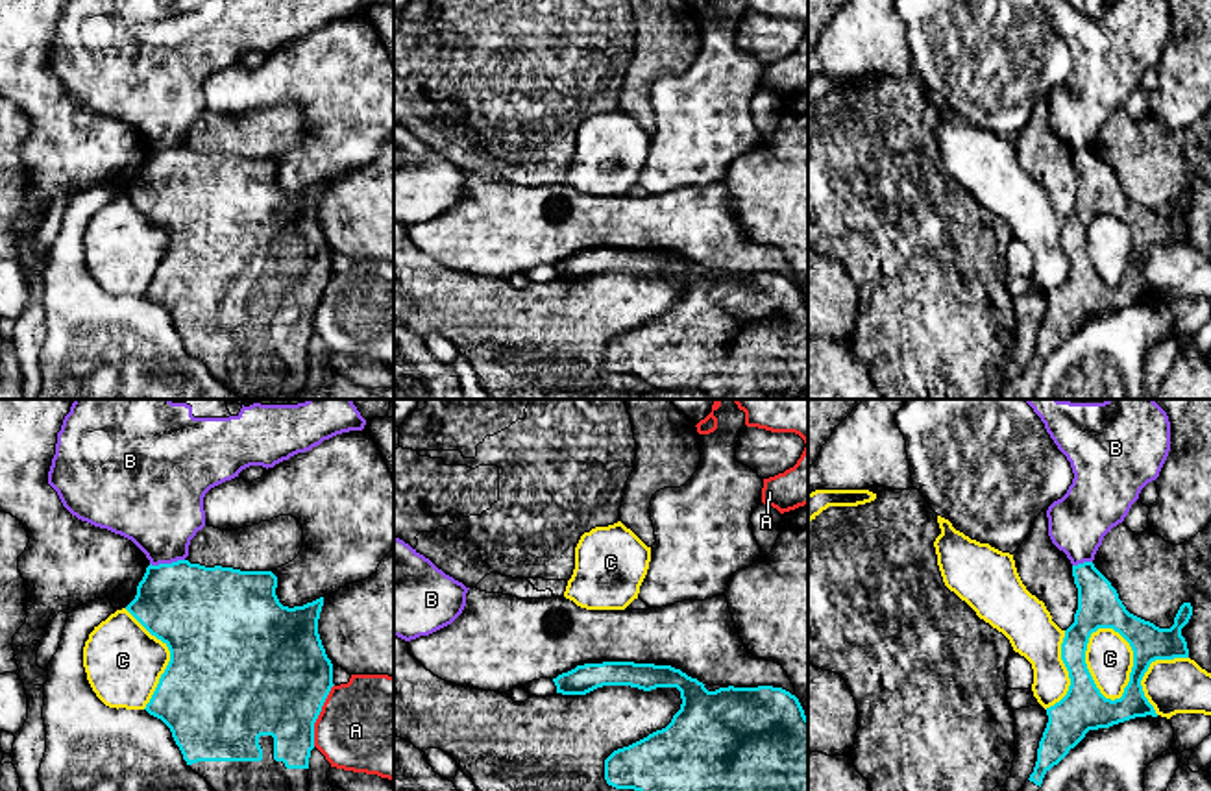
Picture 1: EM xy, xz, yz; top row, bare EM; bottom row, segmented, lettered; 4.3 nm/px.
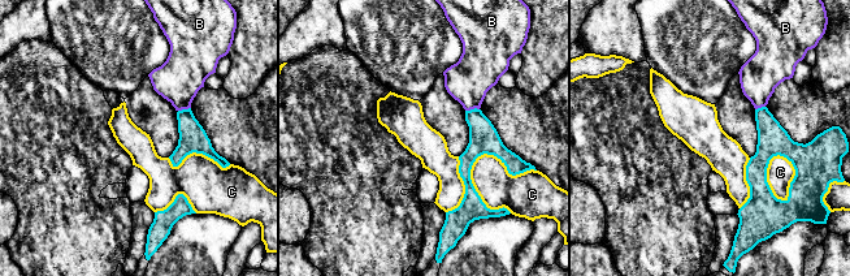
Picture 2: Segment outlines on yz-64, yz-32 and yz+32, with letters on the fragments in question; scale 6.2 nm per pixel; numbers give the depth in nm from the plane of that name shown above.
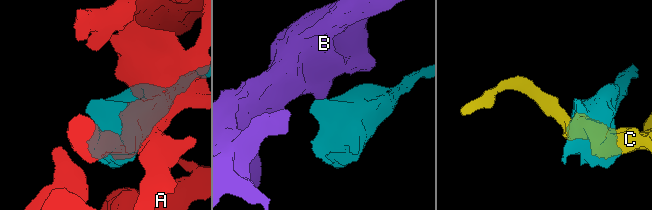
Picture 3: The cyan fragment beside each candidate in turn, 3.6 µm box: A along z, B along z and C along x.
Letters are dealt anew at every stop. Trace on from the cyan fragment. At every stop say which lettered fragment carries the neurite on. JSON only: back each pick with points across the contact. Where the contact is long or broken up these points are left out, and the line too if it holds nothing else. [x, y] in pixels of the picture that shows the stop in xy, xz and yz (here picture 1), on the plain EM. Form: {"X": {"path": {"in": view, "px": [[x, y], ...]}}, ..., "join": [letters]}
{"join": []}

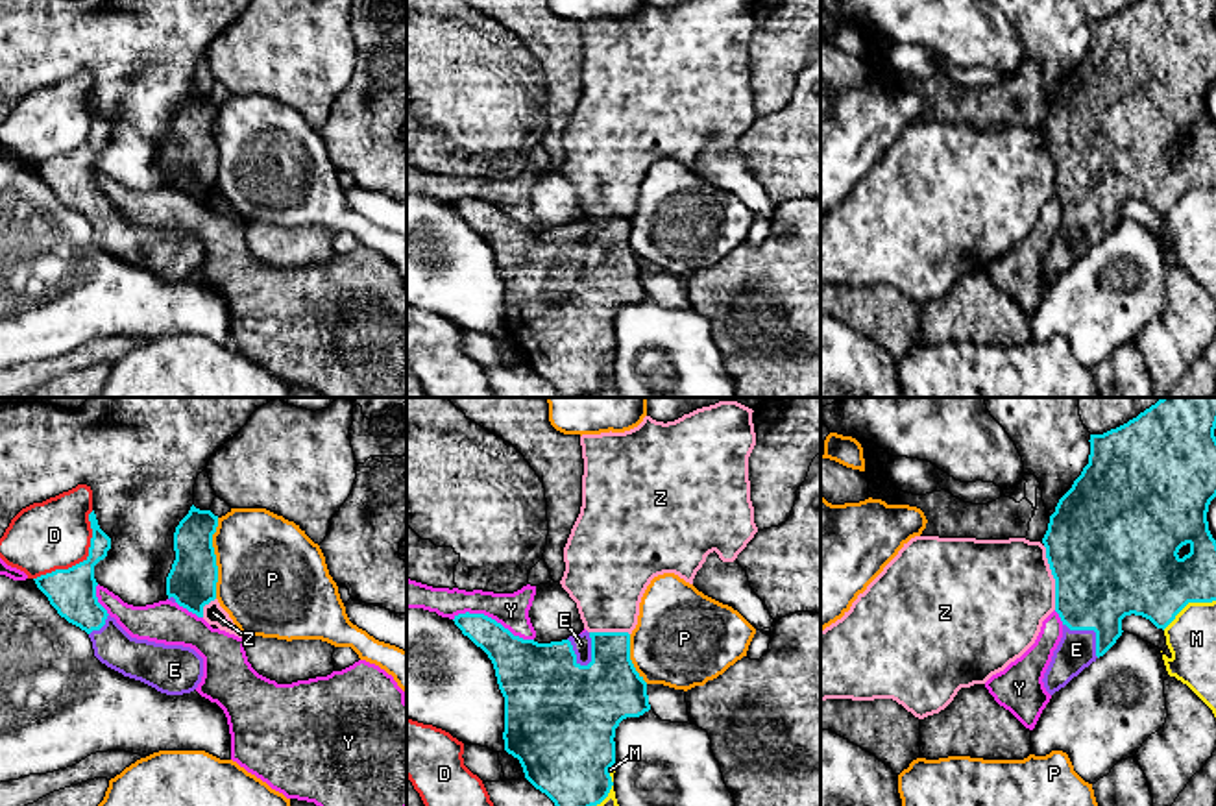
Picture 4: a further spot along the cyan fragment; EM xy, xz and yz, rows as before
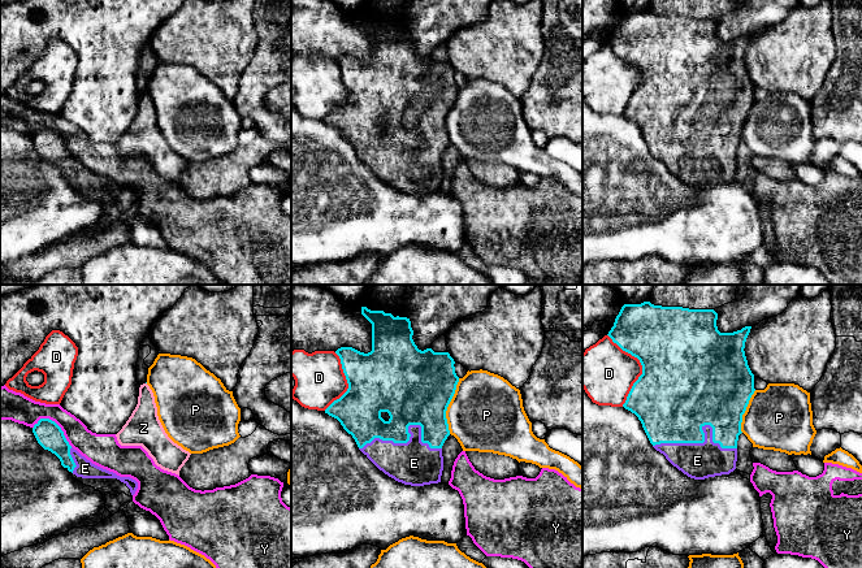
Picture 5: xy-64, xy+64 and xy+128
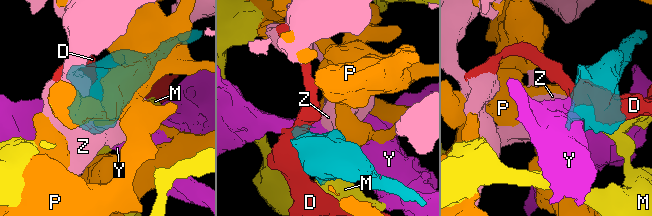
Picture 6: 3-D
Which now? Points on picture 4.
{"join": ["E"]}

